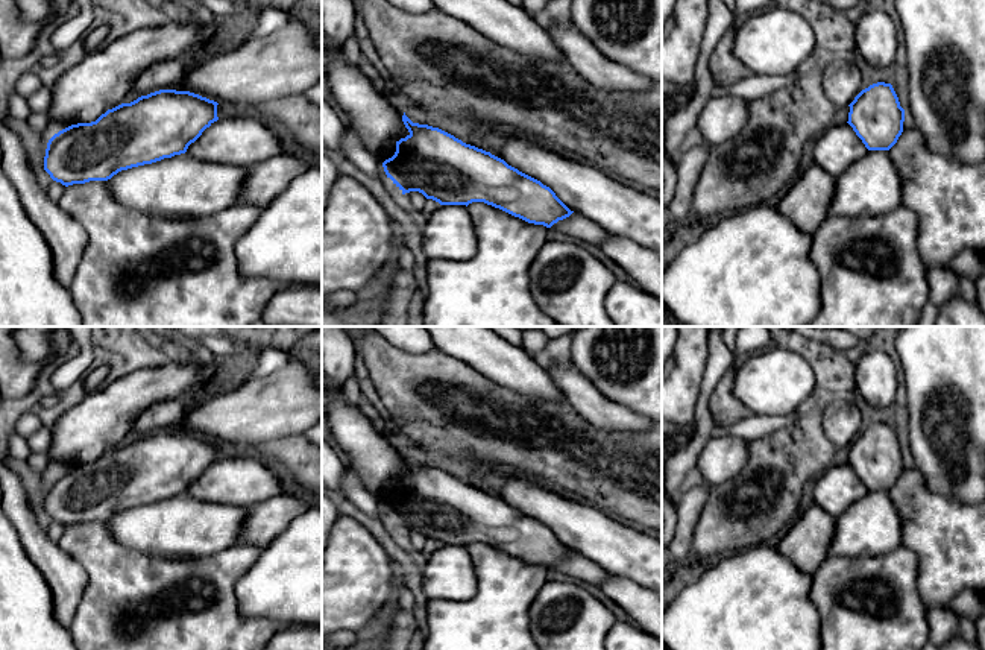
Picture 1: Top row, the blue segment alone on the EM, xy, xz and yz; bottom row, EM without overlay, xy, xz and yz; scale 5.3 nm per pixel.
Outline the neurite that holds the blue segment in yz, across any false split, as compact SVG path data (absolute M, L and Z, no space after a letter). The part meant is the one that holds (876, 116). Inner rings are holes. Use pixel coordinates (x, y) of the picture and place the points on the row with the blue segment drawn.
M891 84L862 90L848 105L848 125L868 150L889 150L903 132L905 109Z

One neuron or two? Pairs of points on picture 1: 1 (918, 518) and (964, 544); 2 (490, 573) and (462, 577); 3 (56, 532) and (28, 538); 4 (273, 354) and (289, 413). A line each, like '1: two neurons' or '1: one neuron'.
1: one neuron
2: two neurons
3: two neurons
4: two neurons

